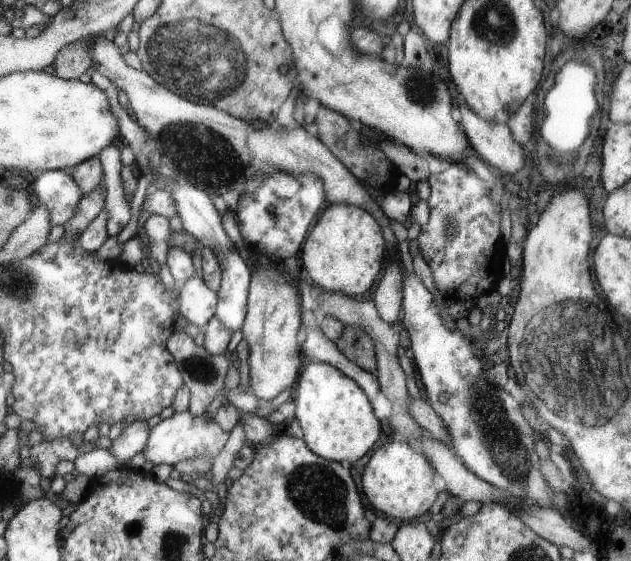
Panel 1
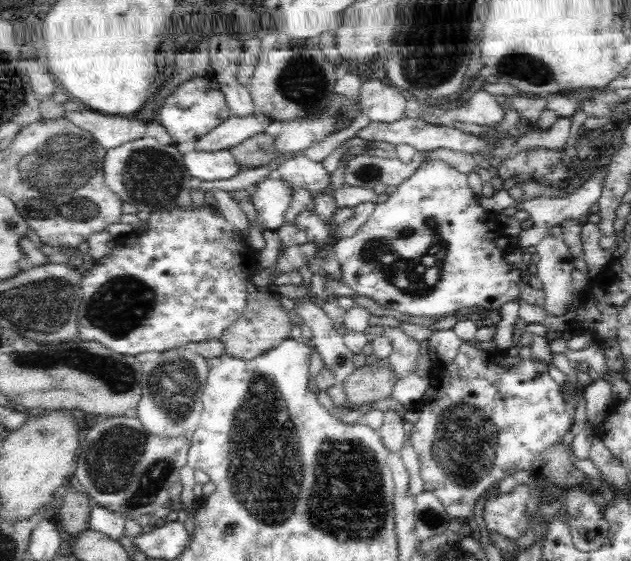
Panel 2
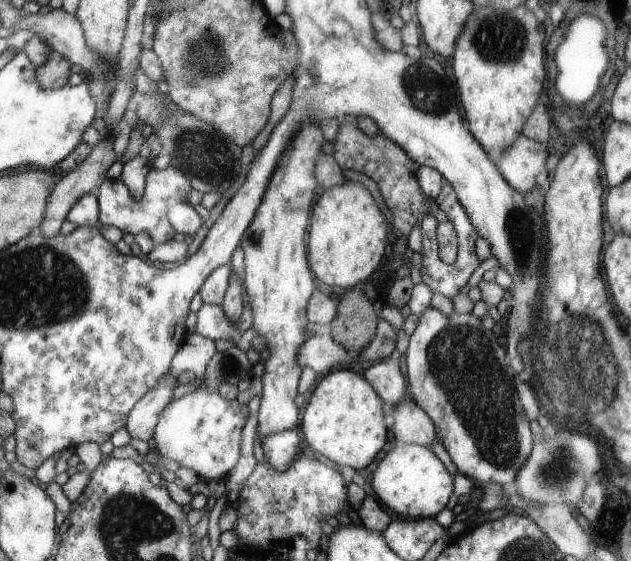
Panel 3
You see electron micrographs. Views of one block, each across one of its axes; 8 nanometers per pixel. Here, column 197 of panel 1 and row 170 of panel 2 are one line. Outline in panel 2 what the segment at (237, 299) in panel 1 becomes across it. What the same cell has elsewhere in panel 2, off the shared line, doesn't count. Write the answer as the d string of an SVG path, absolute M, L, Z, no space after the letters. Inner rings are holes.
M228 150L196 152L183 155L188 171L194 178L202 180L228 180L242 172L236 157Z

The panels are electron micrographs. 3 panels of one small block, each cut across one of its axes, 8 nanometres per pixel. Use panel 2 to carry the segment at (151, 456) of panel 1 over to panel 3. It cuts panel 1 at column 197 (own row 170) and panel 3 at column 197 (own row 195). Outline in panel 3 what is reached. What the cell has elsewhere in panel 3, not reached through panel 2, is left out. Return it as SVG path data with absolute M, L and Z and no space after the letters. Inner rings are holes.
M204 385L178 399L169 400L153 428L154 448L163 458L193 470L201 480L215 486L222 484L221 478L225 478L237 462L239 430L249 414L247 406L239 404L237 398L225 400L217 391L207 390Z

